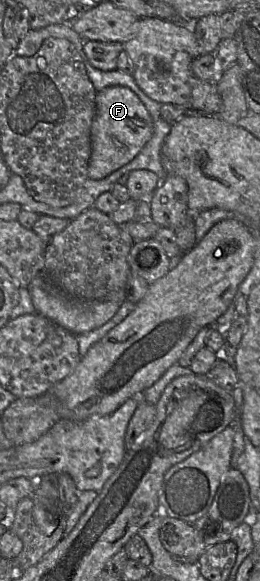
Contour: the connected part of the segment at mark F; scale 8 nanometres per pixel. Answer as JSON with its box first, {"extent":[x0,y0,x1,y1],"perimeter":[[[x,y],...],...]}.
{"extent":[88,86,153,179],"perimeter":[[[111,86],[97,92],[96,112],[90,131],[88,178],[104,179],[131,162],[152,134],[153,121],[150,113],[132,90],[124,86]]]}

